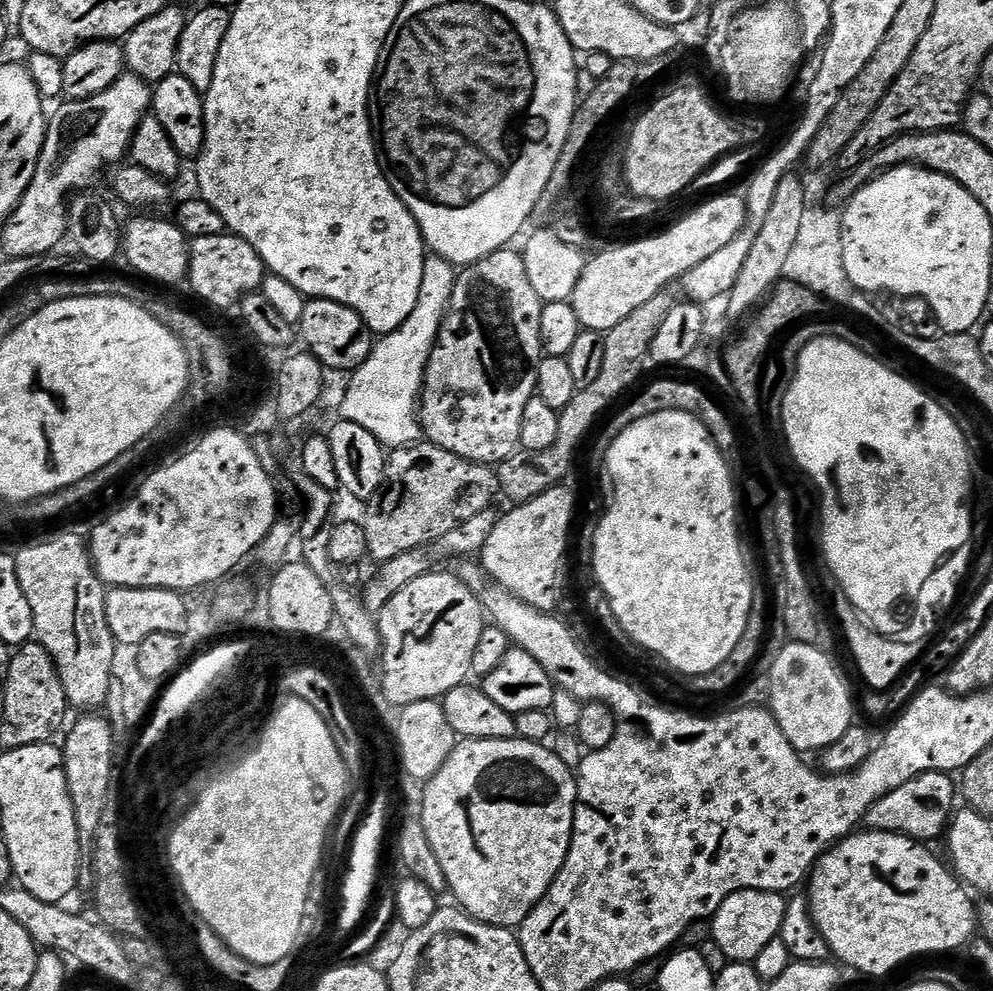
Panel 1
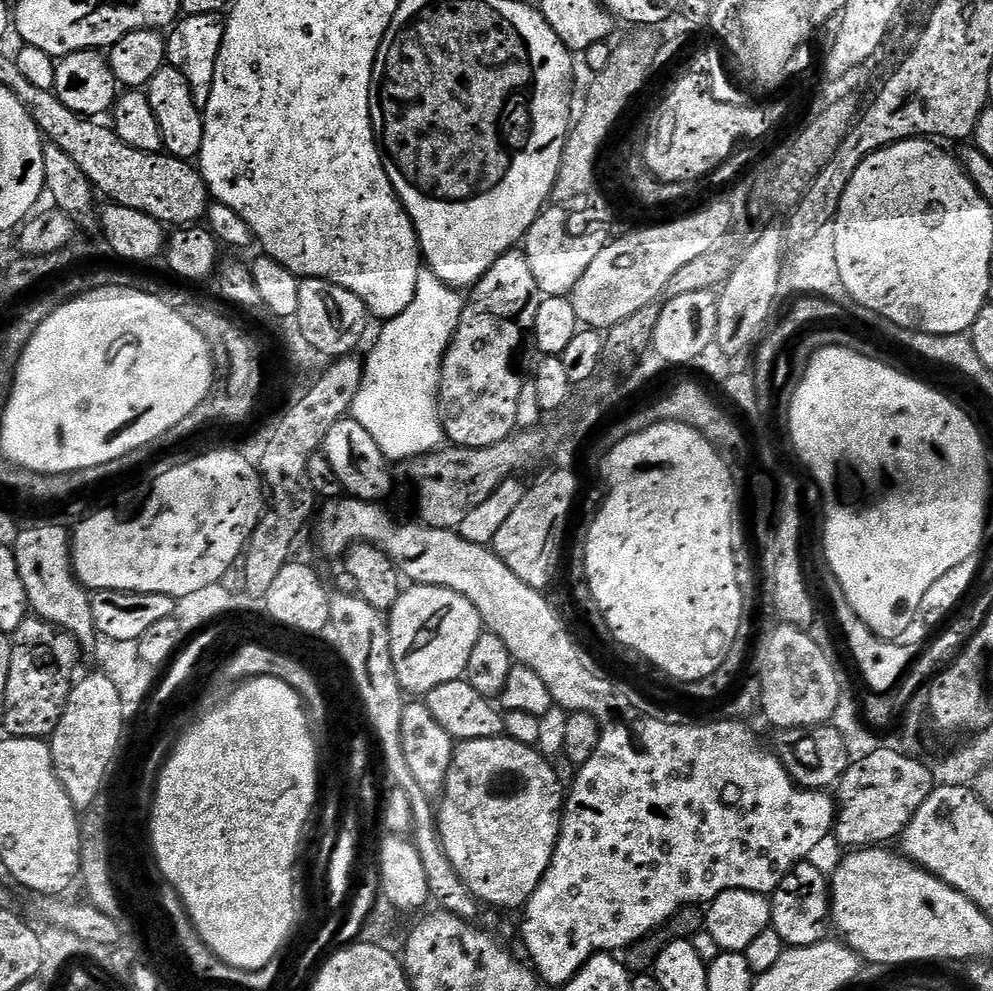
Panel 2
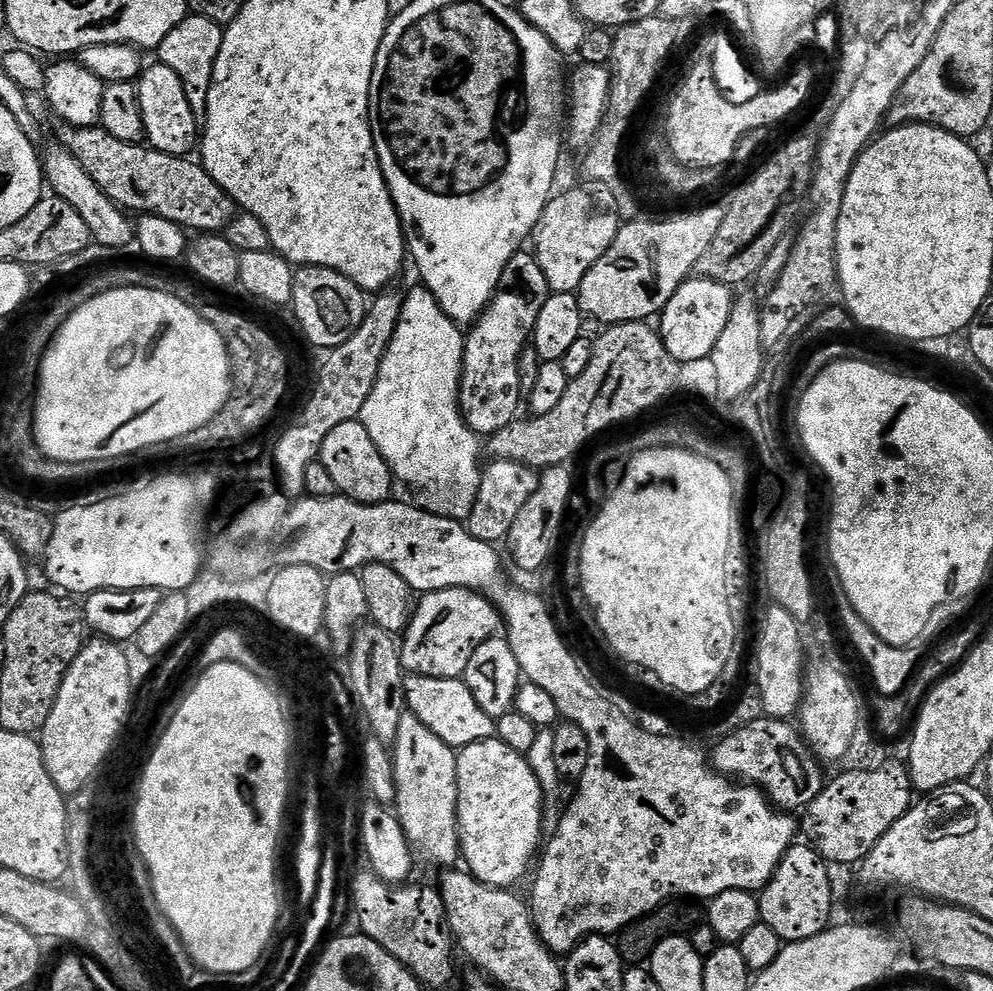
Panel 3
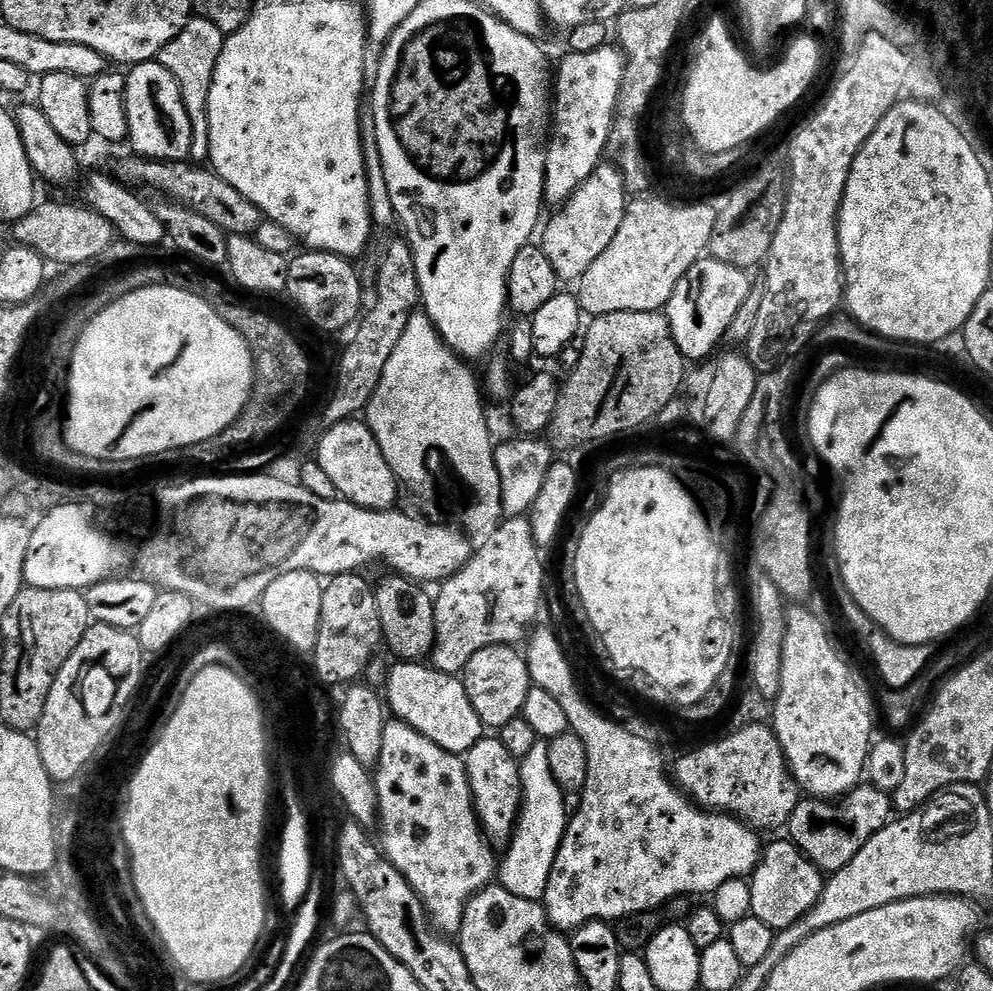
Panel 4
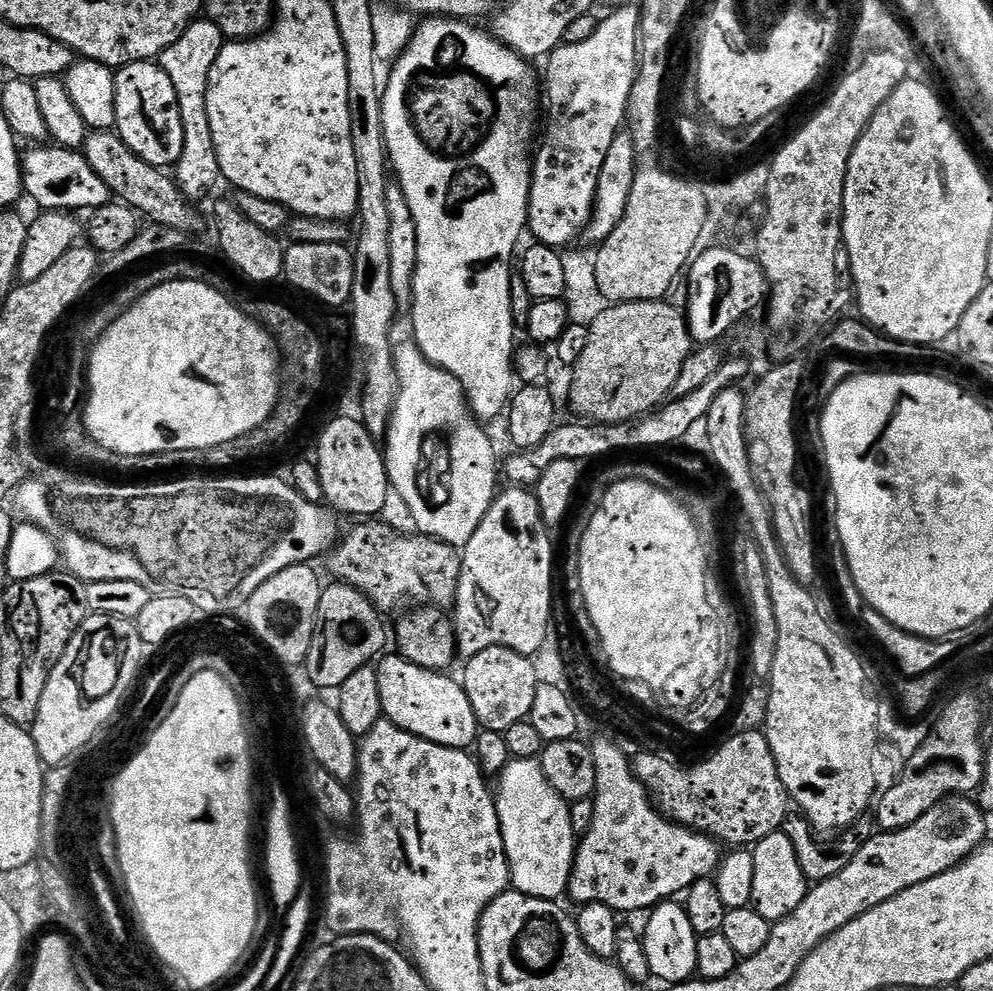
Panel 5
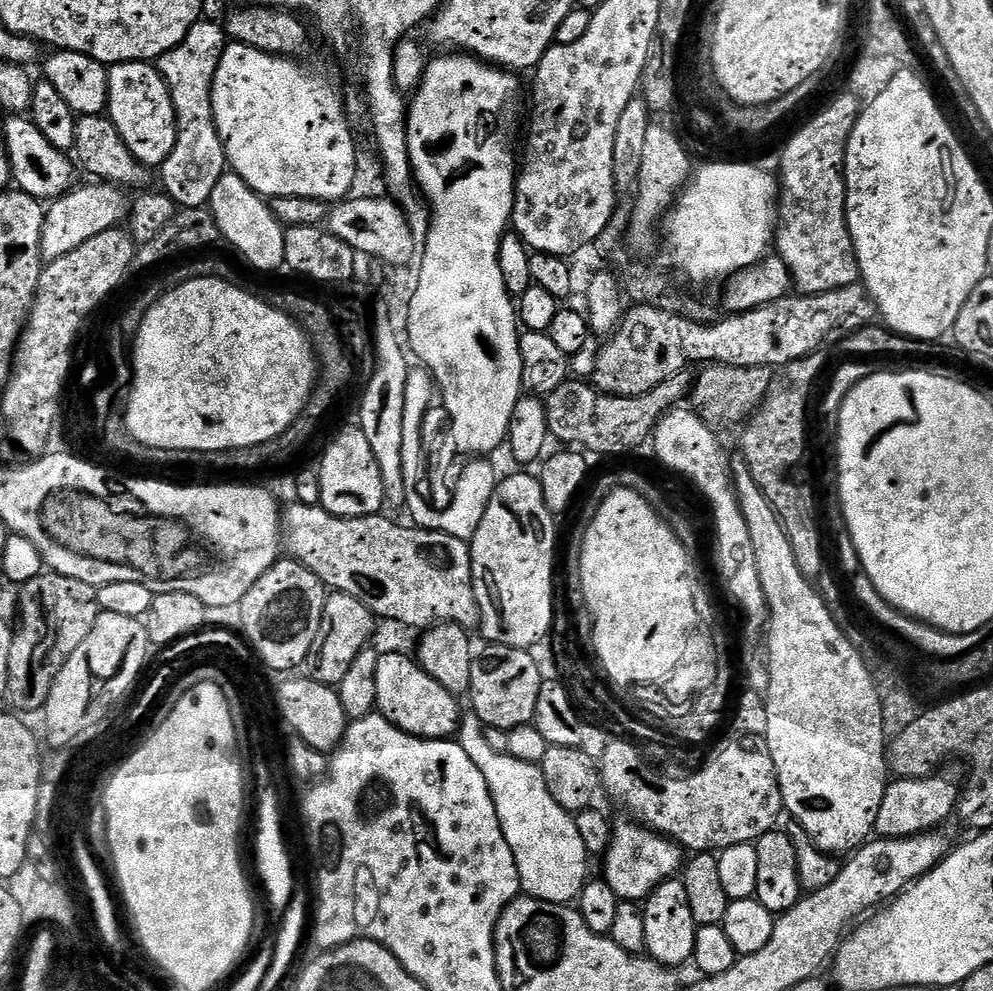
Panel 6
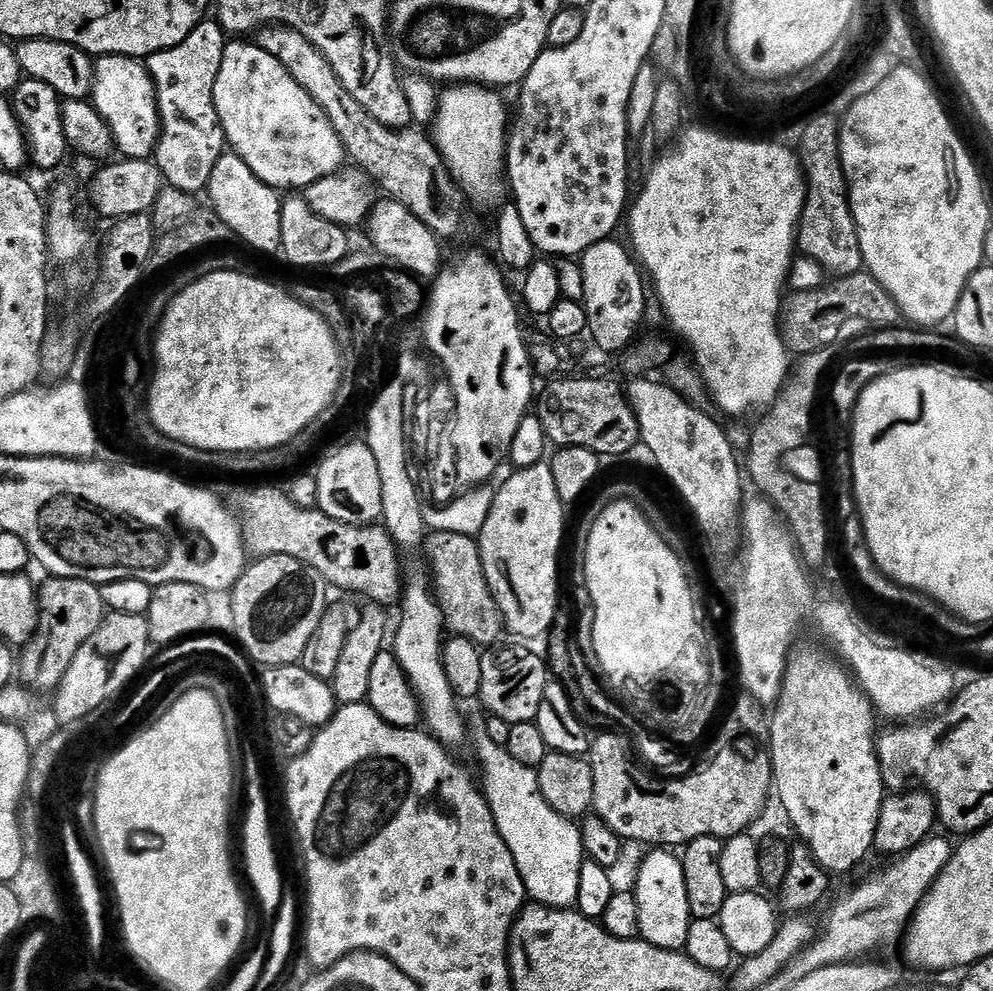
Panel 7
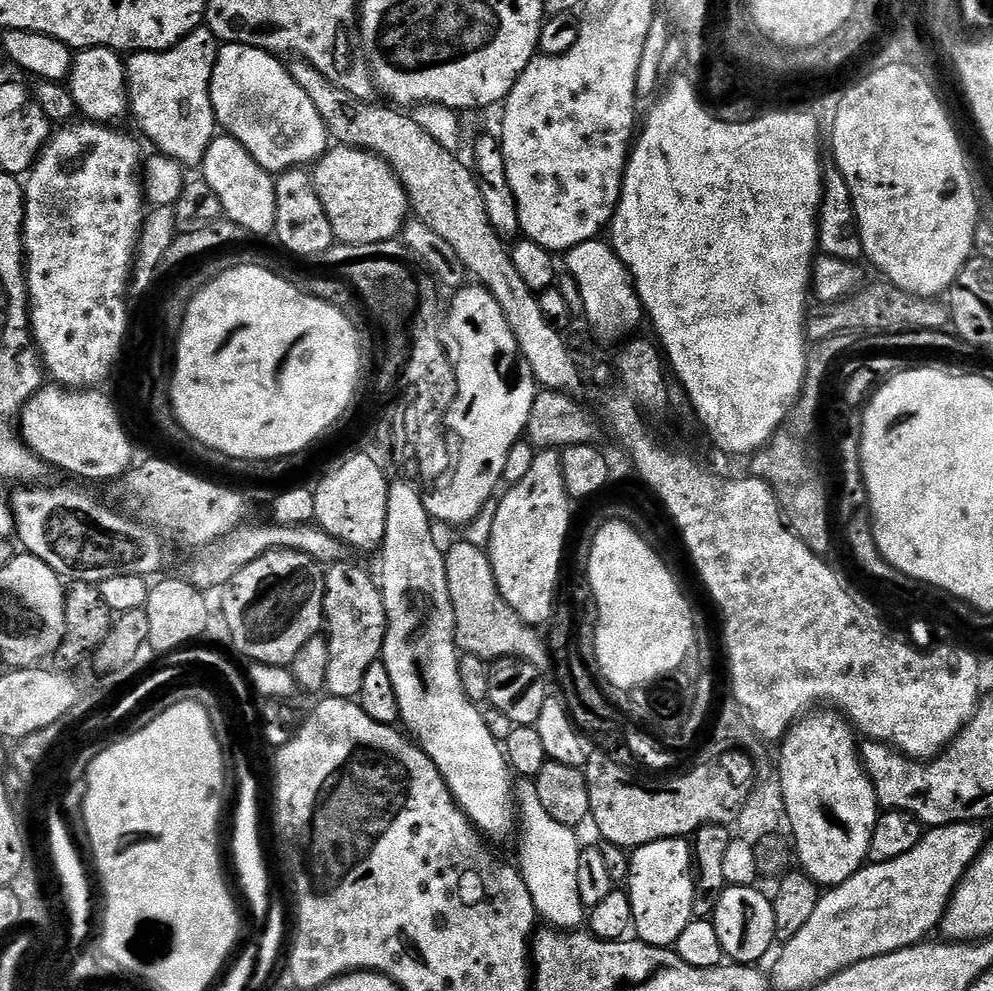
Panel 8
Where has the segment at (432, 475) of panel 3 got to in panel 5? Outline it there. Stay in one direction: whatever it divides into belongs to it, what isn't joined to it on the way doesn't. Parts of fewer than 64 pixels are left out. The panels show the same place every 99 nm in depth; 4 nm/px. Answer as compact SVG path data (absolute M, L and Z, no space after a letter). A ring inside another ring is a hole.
M415 342L397 343L392 361L396 367L398 394L388 432L382 437L388 483L391 491L395 495L397 492L401 502L408 507L413 522L420 527L417 528L419 535L431 536L433 540L462 550L470 538L474 538L474 530L482 526L482 520L486 518L486 512L495 502L501 487L500 472L496 469L496 448L472 415L468 399L464 397L464 387L458 378L454 378L454 374L431 364ZM436 432L448 432L446 451L452 459L450 481L452 494L456 498L447 508L431 508L416 485L416 471L422 468L422 446L425 440L440 434Z

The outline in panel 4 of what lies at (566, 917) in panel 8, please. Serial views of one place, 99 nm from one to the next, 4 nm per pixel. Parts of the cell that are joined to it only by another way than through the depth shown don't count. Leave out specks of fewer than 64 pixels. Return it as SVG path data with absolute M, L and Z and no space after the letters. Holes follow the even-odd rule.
M538 742L530 754L519 761L522 805L516 831L510 841L512 849L508 857L503 857L498 870L499 887L518 894L527 900L543 901L548 883L552 880L552 871L558 858L558 852L564 842L564 832L568 828L569 814L563 805L565 791L554 782L550 774L550 754L548 745Z

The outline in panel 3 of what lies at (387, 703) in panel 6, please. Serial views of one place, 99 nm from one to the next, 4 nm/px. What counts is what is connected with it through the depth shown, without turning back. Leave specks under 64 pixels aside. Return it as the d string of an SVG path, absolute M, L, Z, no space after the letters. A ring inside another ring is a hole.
M409 675L404 682L404 694L407 700L407 711L426 726L442 742L446 742L453 750L470 746L474 742L490 740L496 734L496 720L478 702L474 702L474 694L464 685L463 679L430 678L429 676Z

